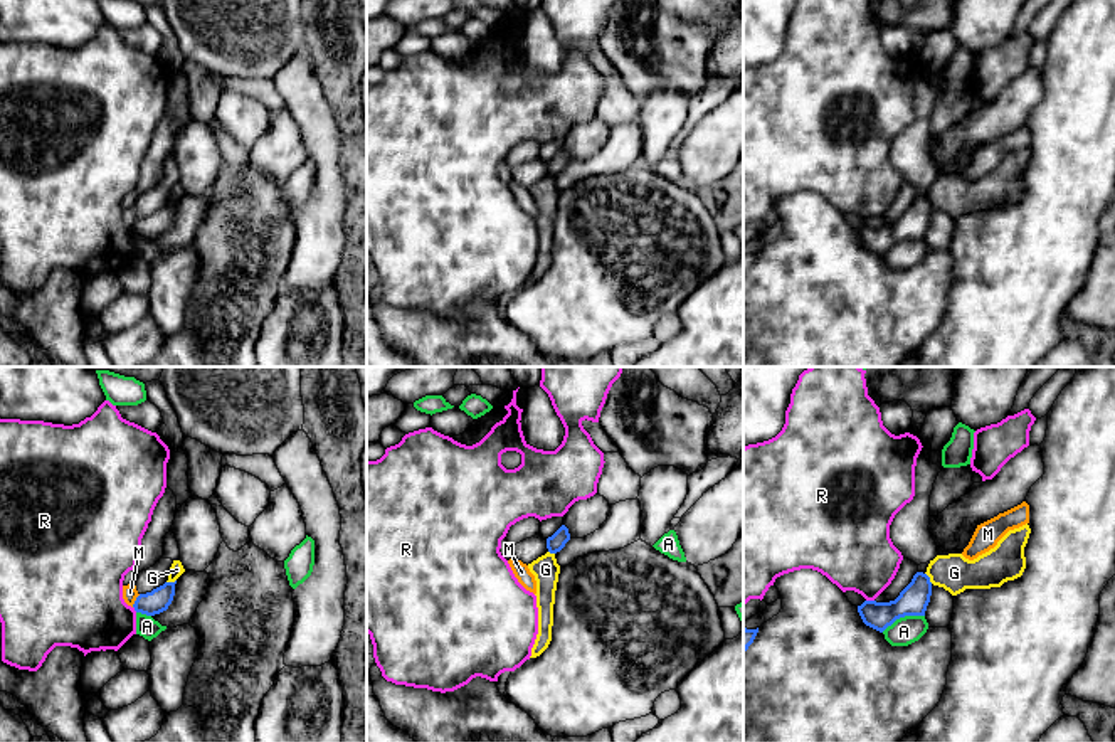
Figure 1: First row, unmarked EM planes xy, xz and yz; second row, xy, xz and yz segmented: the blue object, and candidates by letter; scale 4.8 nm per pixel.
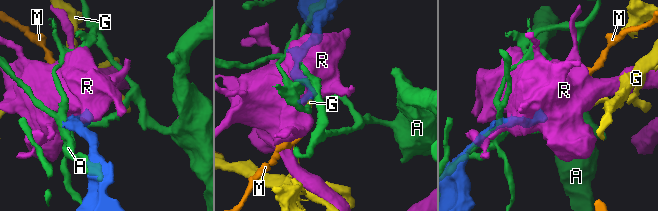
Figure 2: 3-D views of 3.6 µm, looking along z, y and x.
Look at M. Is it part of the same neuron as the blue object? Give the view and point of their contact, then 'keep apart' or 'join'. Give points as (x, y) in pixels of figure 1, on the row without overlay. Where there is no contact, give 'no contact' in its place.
meets blue in xy at (135, 224); keep apart

